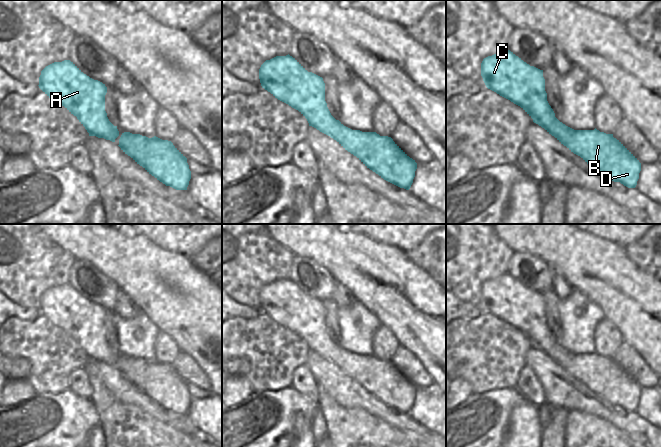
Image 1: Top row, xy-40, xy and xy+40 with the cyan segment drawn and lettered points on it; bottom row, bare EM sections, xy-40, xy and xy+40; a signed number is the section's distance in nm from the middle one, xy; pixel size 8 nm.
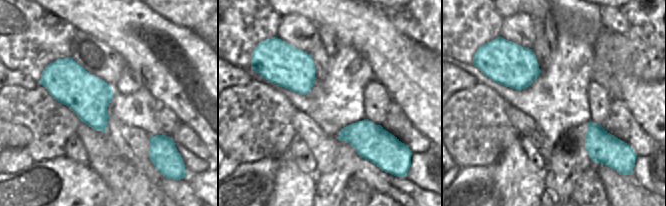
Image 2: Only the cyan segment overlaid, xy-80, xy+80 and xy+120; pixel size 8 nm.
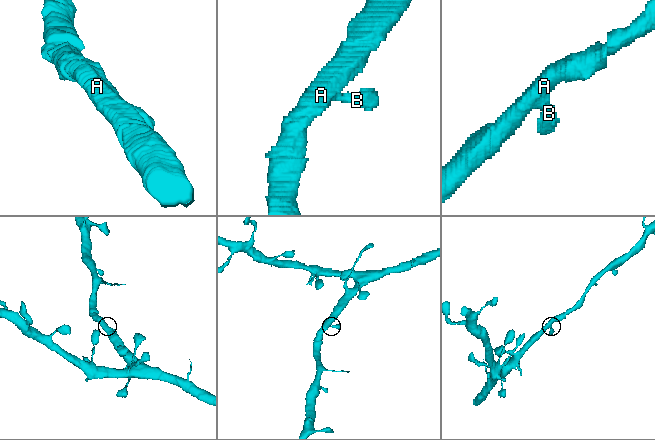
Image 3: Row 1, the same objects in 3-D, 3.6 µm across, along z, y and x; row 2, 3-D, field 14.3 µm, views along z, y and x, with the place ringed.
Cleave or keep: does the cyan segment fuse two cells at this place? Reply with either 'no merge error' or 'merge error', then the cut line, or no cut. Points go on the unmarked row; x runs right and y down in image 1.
no merge error; no cut

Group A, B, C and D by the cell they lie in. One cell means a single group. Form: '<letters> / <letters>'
A B C D

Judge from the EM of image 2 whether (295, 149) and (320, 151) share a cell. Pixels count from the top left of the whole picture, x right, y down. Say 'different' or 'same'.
different

